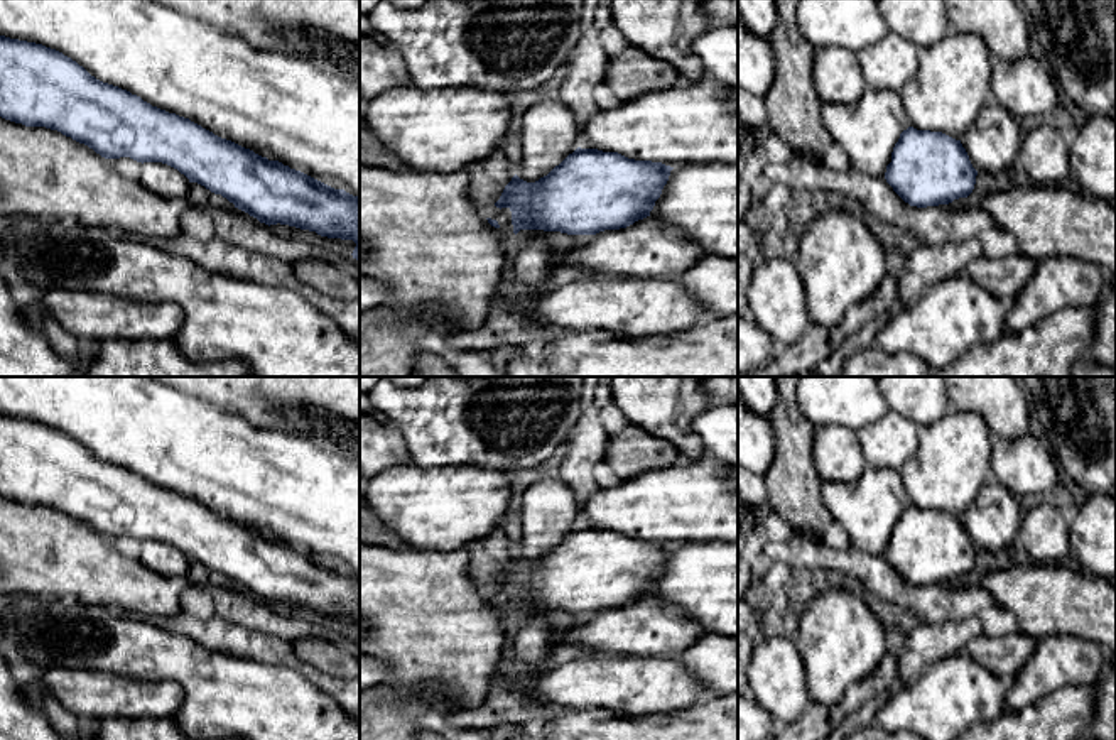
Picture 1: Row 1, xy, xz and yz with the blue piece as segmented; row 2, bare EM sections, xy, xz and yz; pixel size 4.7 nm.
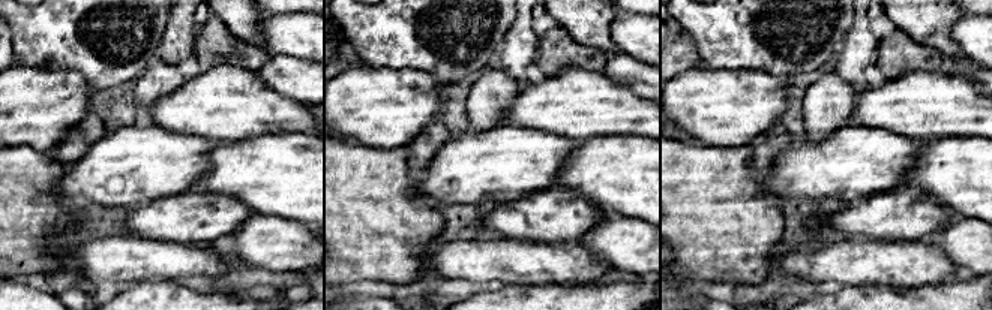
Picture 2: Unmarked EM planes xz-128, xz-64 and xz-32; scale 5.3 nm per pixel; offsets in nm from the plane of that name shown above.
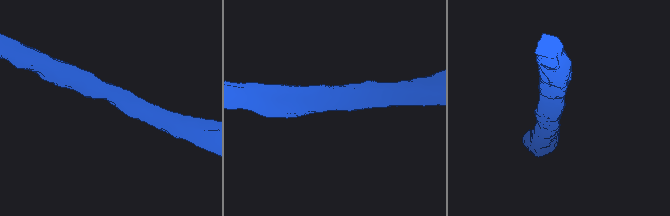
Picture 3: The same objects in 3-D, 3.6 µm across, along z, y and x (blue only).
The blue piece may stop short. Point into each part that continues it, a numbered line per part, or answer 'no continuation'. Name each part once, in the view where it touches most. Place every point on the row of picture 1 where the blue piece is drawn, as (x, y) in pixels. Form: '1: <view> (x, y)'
no continuation

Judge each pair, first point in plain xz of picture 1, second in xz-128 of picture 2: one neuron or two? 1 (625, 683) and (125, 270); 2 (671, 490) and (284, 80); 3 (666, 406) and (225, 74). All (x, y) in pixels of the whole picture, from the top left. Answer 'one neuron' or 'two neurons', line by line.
1: one neuron
2: two neurons
3: two neurons

